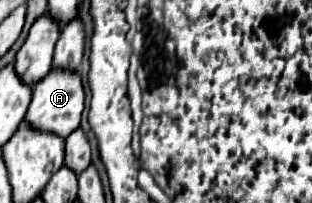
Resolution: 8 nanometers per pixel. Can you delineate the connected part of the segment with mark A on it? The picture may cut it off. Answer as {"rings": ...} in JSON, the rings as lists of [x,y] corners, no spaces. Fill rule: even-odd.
{"rings":[[[51,69],[51,73],[33,87],[33,99],[31,99],[31,105],[29,105],[23,121],[31,129],[47,131],[47,133],[53,133],[53,135],[59,135],[65,139],[79,127],[81,113],[83,113],[83,99],[85,99],[85,93],[81,87],[79,73]]]}

